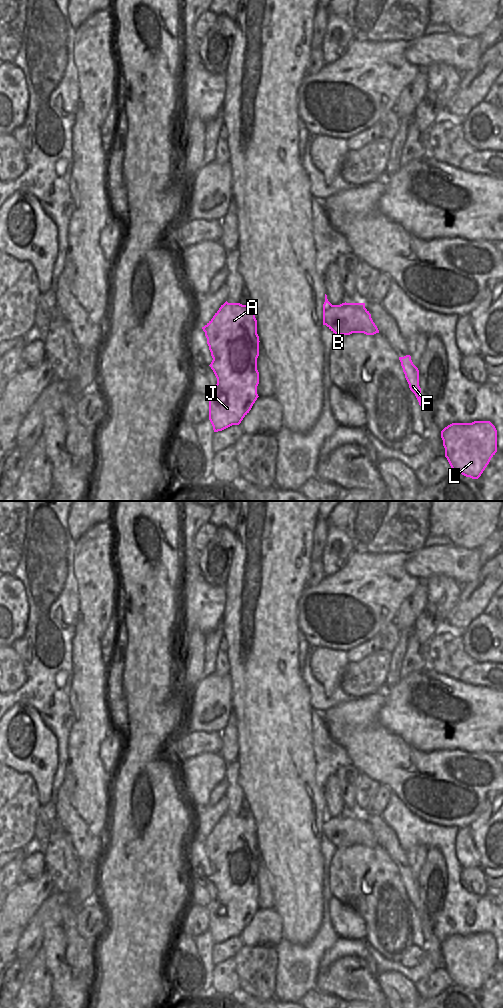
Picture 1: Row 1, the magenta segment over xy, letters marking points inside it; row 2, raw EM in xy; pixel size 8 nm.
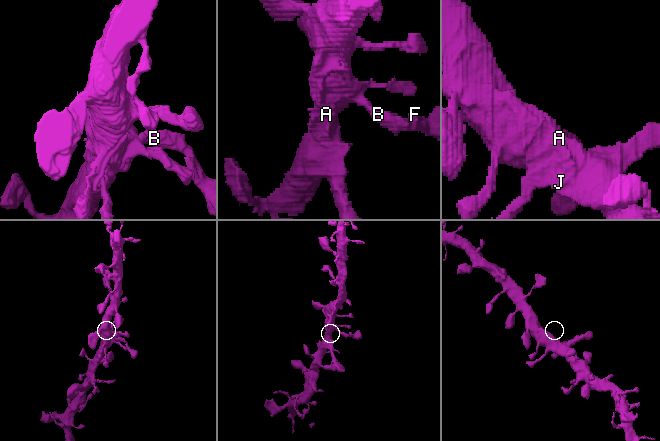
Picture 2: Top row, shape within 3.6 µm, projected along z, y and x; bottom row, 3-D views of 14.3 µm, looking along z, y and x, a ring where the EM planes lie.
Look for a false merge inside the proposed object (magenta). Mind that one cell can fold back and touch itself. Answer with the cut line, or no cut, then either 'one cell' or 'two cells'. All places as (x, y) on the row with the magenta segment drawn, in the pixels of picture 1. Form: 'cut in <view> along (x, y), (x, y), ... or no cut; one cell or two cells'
no cut; one cell

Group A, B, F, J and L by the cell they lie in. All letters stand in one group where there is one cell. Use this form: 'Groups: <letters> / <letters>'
Groups: A B F J L.

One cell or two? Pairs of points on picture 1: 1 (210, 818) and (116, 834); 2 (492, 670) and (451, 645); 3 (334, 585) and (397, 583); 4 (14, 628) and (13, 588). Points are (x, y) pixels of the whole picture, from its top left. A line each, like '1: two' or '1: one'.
1: two
2: one
3: one
4: one

